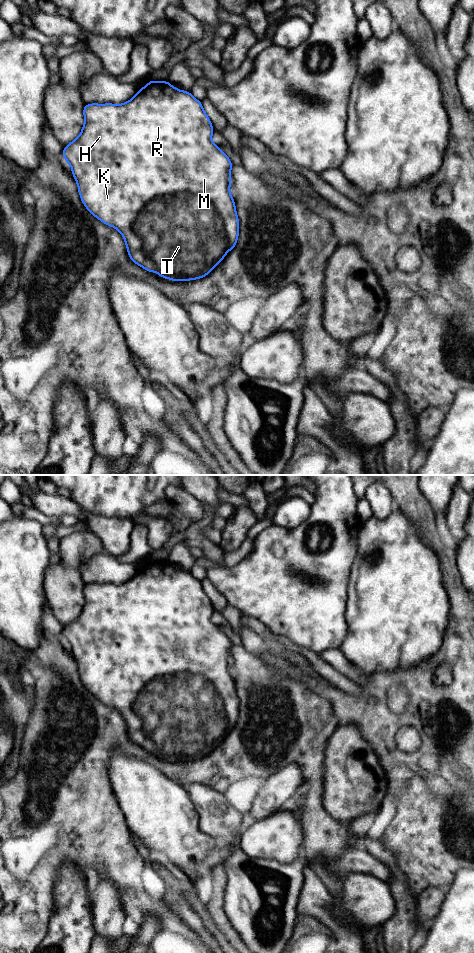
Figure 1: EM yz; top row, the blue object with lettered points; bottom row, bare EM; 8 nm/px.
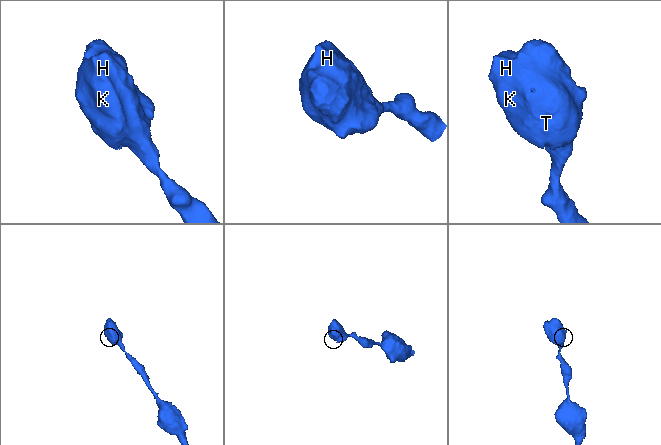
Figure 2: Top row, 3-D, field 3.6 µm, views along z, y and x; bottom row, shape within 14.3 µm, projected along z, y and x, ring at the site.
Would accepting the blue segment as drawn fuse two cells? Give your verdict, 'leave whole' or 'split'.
leave whole

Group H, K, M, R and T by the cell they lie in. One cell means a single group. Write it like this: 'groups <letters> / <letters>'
groups H K M R T

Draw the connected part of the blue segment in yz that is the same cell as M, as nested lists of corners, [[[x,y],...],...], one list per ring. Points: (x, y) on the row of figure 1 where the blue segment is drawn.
[[[151,80],[147,83],[145,87],[140,88],[137,94],[131,100],[119,105],[111,104],[111,103],[107,103],[107,104],[92,103],[92,104],[84,105],[83,114],[84,114],[85,122],[81,130],[81,133],[74,141],[72,141],[63,148],[63,157],[64,160],[71,165],[73,177],[75,178],[78,185],[78,192],[80,194],[80,198],[84,206],[87,208],[87,210],[93,216],[99,219],[101,222],[105,223],[108,226],[116,228],[122,234],[124,241],[126,243],[128,255],[132,260],[132,262],[143,267],[148,272],[155,271],[163,279],[168,278],[171,281],[196,280],[208,275],[223,260],[227,252],[235,247],[239,235],[239,219],[236,213],[235,201],[233,200],[230,194],[230,184],[231,184],[230,174],[233,163],[230,161],[228,156],[221,151],[219,146],[212,142],[211,137],[214,132],[214,129],[212,127],[212,123],[209,117],[207,116],[207,114],[205,113],[202,107],[202,102],[195,99],[190,91],[185,92],[183,90],[176,89],[168,81]]]

